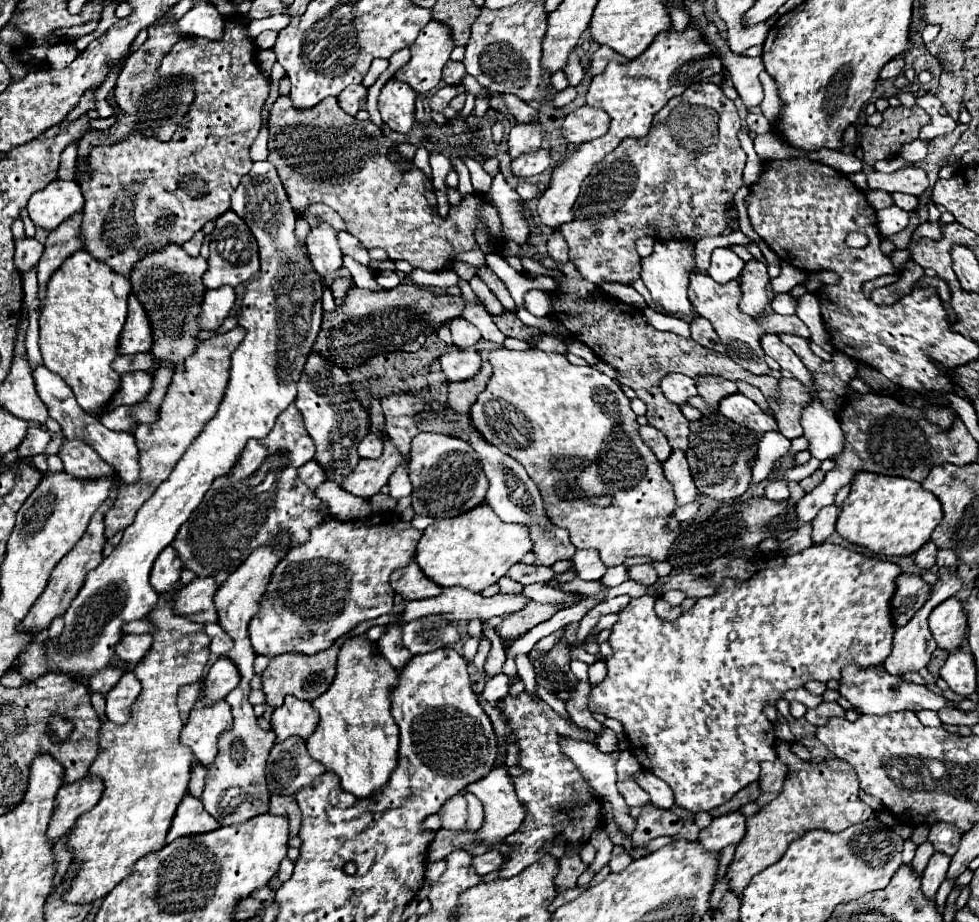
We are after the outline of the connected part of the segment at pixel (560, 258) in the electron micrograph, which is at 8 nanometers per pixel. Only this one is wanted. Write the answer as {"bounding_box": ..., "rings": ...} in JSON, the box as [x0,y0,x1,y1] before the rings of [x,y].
{"bounding_box":[547,231,567,263],"rings":[[[555,231],[549,241],[547,241],[547,253],[551,255],[551,259],[557,259],[557,263],[567,263],[567,243],[561,239],[559,231]]]}

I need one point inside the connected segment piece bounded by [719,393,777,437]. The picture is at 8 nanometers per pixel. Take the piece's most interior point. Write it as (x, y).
(737, 407)

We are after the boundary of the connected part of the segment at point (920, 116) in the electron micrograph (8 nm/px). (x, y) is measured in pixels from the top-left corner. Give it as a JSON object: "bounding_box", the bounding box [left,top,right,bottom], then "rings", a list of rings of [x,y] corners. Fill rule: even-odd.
{"bounding_box":[861,107,929,165],"rings":[[[887,107],[883,111],[883,123],[879,127],[861,127],[861,151],[863,161],[873,165],[879,159],[895,157],[903,143],[915,141],[921,127],[929,123],[929,115],[921,107]]]}

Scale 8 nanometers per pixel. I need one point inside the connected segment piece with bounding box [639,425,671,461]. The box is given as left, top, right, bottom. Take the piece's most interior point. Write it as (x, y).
(655, 439)

